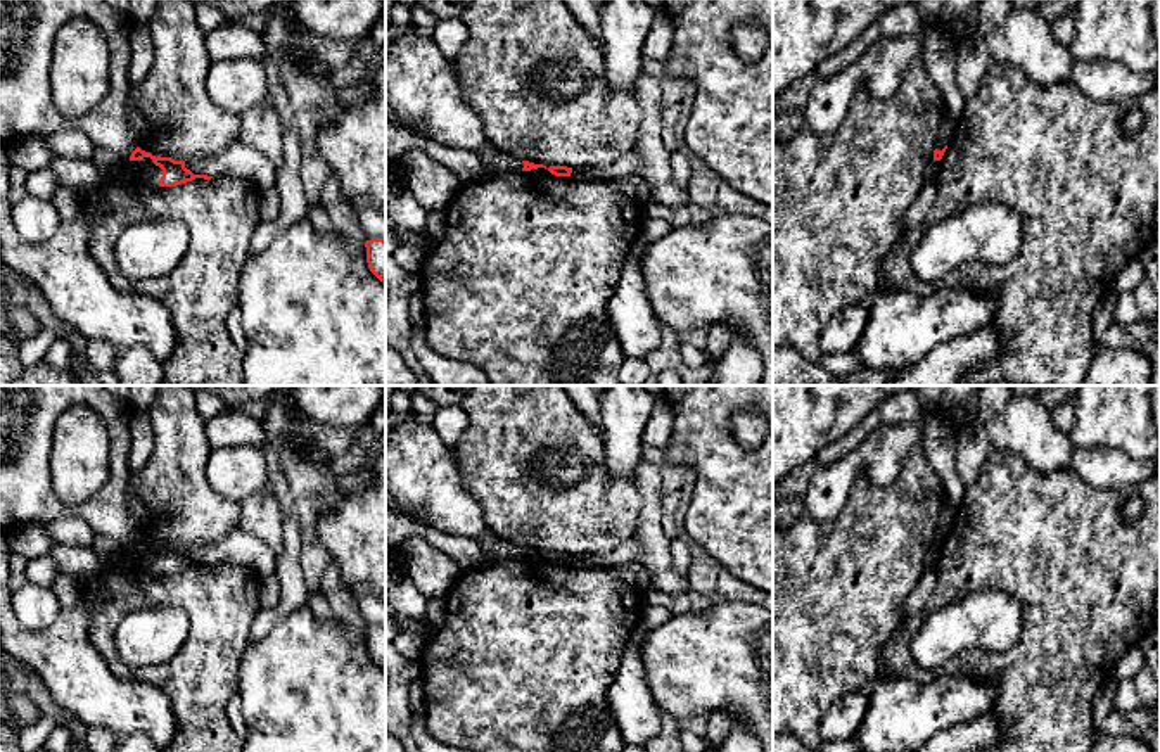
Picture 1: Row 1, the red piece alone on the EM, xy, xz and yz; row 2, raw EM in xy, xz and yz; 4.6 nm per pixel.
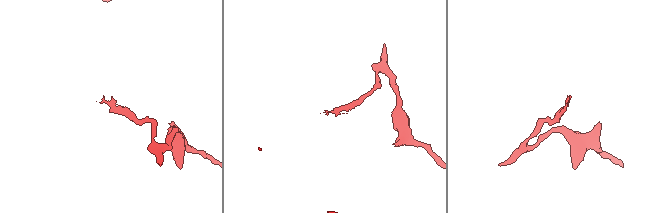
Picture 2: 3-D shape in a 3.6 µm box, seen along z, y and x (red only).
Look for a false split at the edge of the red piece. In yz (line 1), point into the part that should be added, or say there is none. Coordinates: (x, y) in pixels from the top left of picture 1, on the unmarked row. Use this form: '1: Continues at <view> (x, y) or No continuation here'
1: No continuation here

